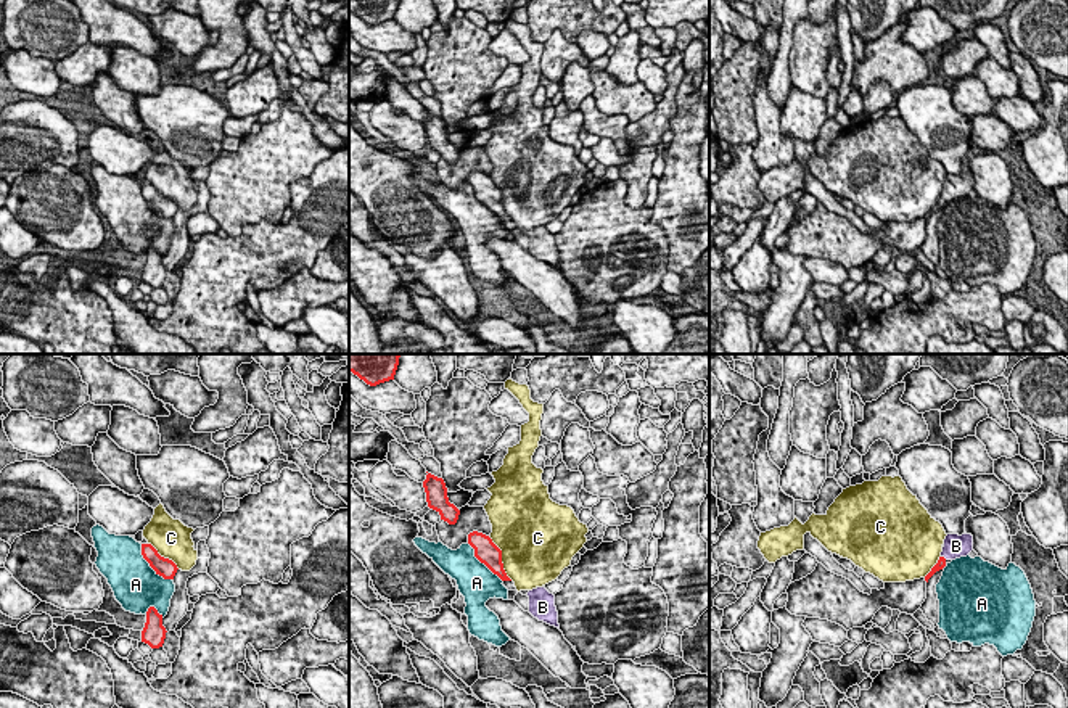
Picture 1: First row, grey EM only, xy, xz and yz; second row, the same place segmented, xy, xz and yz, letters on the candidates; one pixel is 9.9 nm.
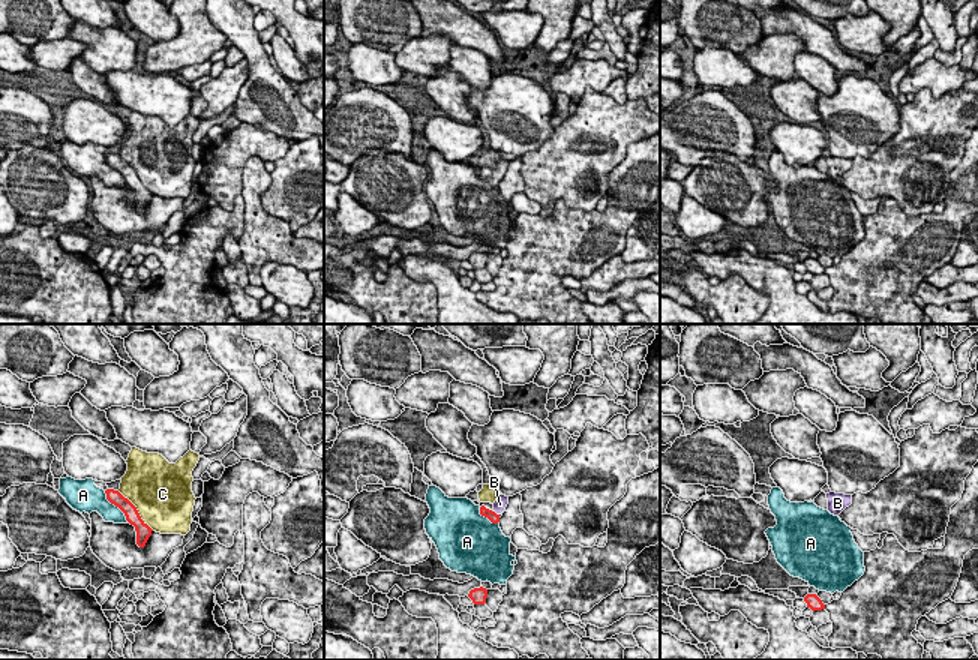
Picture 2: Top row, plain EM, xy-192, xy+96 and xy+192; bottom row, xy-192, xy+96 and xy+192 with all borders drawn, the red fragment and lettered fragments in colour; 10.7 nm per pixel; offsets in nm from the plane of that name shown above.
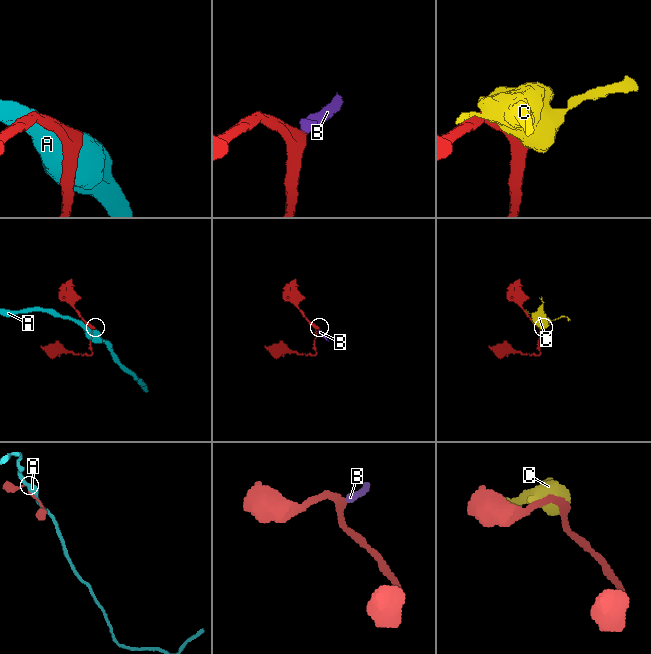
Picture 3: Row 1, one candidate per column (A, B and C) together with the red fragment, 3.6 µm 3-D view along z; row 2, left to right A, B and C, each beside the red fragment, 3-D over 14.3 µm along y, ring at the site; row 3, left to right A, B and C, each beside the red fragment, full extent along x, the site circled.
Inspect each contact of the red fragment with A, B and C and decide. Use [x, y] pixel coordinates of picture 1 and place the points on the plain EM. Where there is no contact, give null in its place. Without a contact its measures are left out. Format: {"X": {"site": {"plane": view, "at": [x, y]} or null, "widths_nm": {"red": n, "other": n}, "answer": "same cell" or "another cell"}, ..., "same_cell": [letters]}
{"A": {"site": {"plane": "xy", "at": [150, 205]}, "widths_nm": {"red": 190, "other": 480}, "answer": "another cell"}, "B": {"site": {"plane": "yz", "at": [943, 197]}, "widths_nm": {"red": 90, "other": 240}, "answer": "same cell"}, "C": {"site": {"plane": "xz", "at": [501, 198]}, "widths_nm": {"red": 220, "other": 480}, "answer": "another cell"}, "same_cell": ["B"]}

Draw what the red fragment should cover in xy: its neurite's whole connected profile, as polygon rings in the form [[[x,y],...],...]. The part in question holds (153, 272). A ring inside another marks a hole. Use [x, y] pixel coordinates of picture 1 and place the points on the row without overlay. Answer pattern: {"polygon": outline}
{"polygon": [[[150,246],[146,251],[146,262],[142,270],[142,282],[148,283],[151,288],[159,288],[164,283],[166,272],[162,254],[159,254],[154,246]]]}

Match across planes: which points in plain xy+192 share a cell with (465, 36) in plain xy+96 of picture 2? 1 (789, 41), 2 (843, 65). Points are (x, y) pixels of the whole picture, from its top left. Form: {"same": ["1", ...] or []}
{"same": ["2"]}

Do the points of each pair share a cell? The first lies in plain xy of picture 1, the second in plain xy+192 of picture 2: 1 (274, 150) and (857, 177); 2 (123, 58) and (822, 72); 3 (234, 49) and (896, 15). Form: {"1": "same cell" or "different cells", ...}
{"1": "same cell", "2": "same cell", "3": "same cell"}

